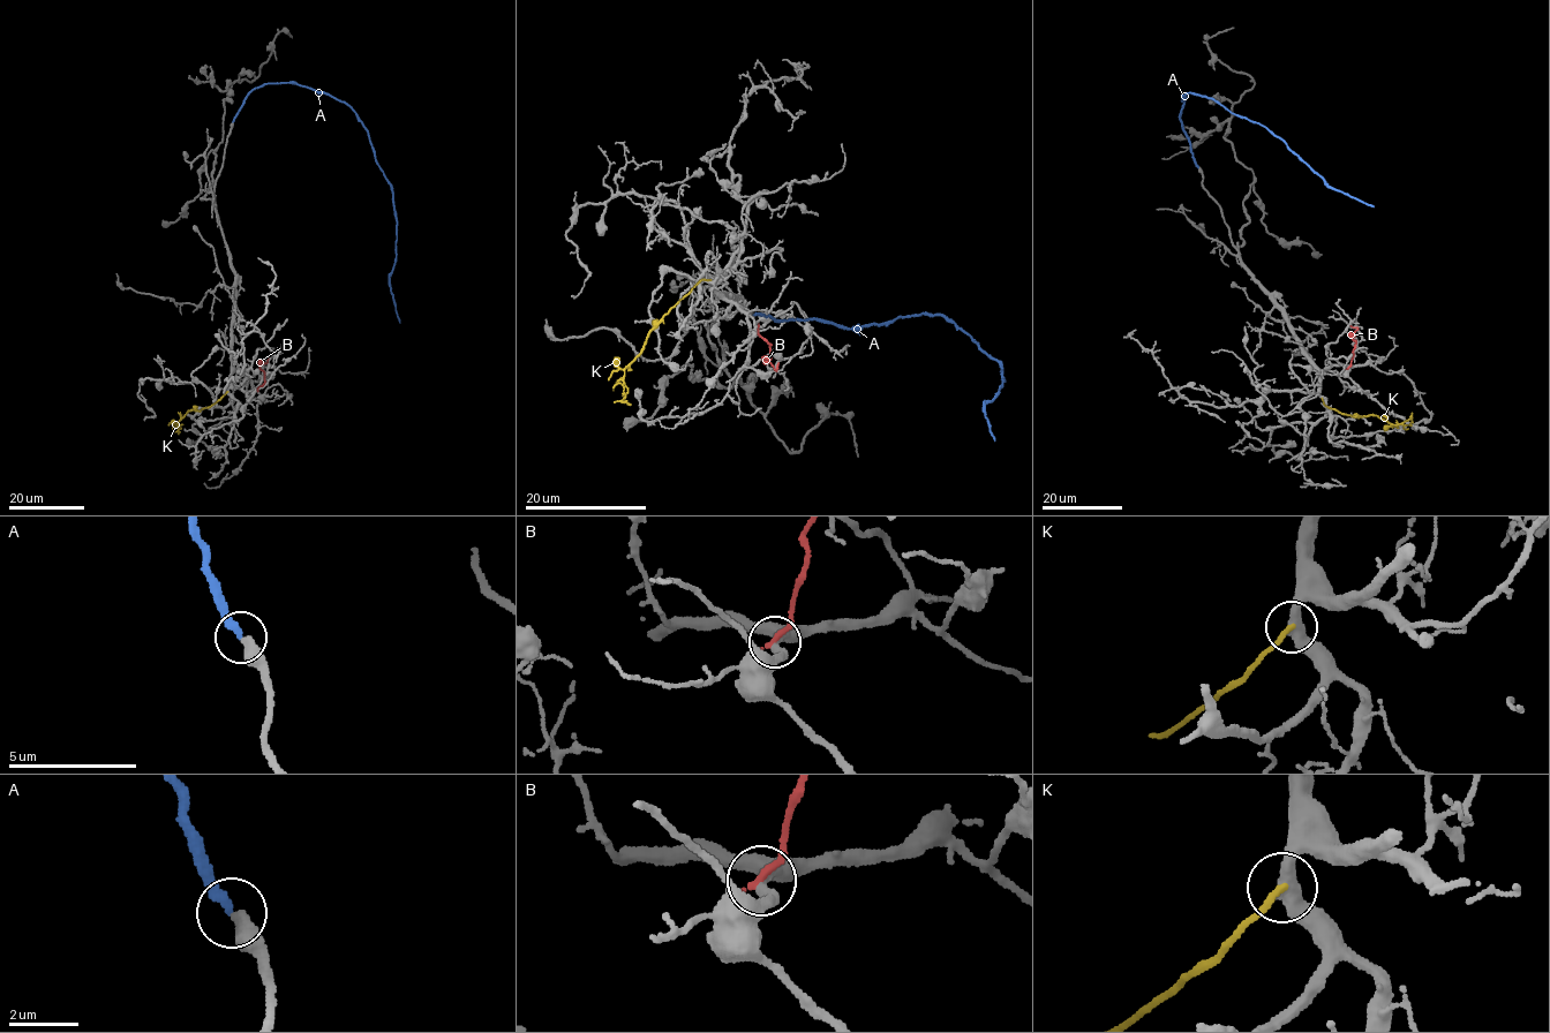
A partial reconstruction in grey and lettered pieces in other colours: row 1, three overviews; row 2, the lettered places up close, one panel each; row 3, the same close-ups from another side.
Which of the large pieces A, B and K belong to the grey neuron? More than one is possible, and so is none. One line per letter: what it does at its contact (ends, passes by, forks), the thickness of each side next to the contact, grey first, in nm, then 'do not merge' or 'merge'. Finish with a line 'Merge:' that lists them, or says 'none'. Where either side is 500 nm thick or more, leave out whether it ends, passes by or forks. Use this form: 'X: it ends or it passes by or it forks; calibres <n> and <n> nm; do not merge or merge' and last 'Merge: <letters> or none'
A: it ends; calibres 420 and 240 nm; merge
B: it ends; calibres 280 and 220 nm; do not merge
K: it ends; calibres 440 and 200 nm; do not merge
Merge: A

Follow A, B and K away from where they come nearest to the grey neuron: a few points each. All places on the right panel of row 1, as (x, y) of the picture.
A: (1198, 167), (1180, 119), (1184, 92), (1213, 99), (1235, 114), (1263, 125), (1330, 186), (1374, 206)
B: (1348, 368), (1357, 329), (1351, 325)
K: (1322, 398), (1326, 406), (1345, 415), (1370, 414), (1391, 424), (1412, 419), (1413, 422)

